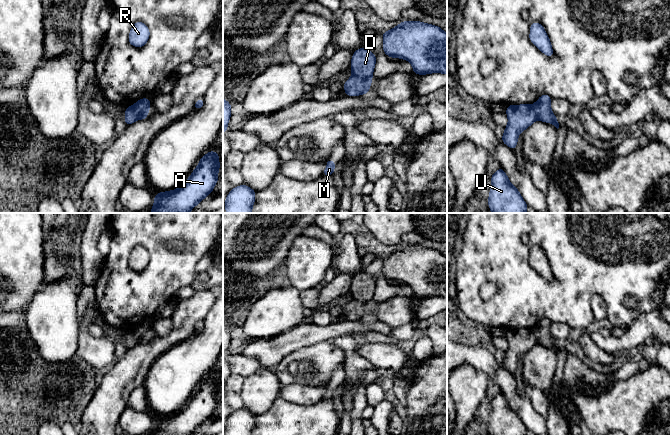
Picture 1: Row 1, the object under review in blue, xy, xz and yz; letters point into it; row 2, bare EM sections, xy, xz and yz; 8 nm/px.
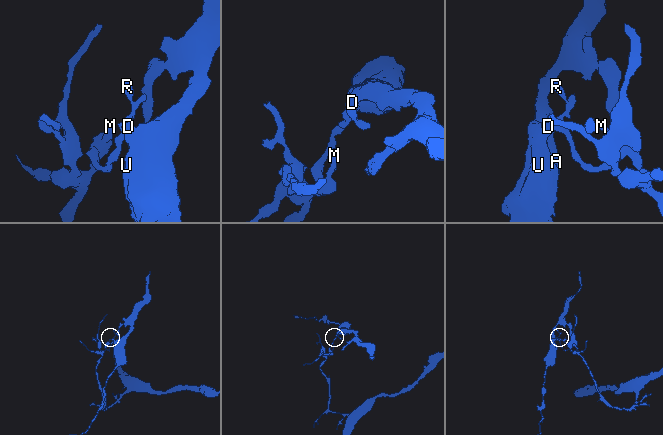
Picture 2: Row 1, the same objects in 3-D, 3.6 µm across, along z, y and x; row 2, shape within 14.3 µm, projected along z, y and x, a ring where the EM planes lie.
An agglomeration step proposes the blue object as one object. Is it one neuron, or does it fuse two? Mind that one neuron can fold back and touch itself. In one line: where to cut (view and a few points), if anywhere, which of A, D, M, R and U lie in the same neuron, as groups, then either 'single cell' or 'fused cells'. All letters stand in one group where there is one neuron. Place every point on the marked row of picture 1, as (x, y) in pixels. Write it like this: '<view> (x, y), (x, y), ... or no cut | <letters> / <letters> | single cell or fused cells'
xz (353, 74), (371, 79) | A D U / M R | fused cells

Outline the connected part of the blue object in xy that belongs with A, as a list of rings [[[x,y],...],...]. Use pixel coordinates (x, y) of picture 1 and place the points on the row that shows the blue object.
[[[209,151],[183,185],[155,195],[151,213],[189,213],[212,192],[219,169],[219,154]]]

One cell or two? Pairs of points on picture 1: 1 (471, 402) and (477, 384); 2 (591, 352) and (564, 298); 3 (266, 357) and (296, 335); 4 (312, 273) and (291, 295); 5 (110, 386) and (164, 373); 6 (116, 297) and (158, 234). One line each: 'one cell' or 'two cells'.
1: one cell
2: two cells
3: one cell
4: two cells
5: two cells
6: one cell

